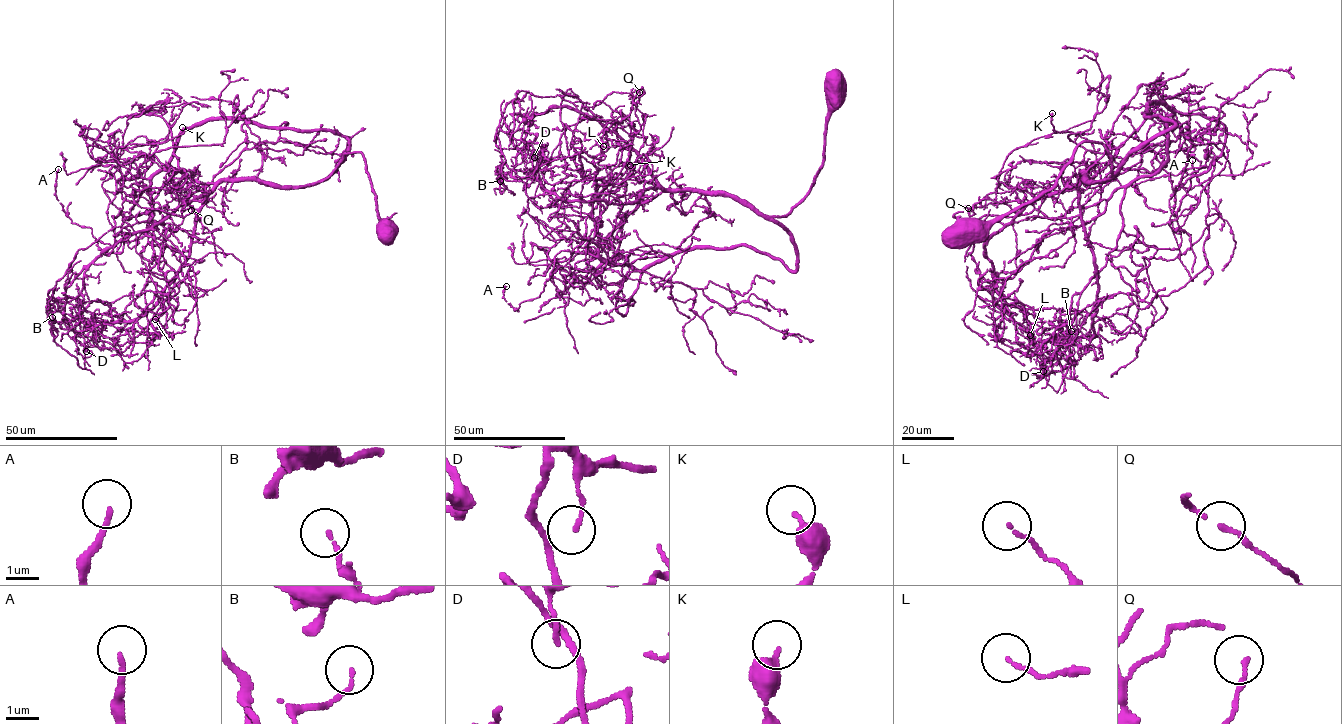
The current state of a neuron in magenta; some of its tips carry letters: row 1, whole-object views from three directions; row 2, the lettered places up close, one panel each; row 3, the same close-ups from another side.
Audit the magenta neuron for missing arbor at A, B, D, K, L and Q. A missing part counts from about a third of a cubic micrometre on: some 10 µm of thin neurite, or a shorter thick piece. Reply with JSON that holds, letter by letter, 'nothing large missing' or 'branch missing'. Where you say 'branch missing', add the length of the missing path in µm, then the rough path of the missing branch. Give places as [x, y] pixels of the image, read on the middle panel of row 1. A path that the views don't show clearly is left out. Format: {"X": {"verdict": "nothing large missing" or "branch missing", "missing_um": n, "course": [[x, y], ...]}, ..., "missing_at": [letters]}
{"A": {"verdict": "branch missing", "missing_um": 40}, "B": {"verdict": "nothing large missing"}, "D": {"verdict": "nothing large missing"}, "K": {"verdict": "nothing large missing"}, "L": {"verdict": "nothing large missing"}, "Q": {"verdict": "nothing large missing"}, "missing_at": ["A"]}

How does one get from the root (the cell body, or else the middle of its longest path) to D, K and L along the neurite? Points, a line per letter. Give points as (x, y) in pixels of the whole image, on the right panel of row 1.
D: (968, 235), (1046, 192), (1081, 143), (1107, 152), (1111, 174), (1079, 186), (1094, 334), (1039, 340), (1043, 371)
K: (968, 235), (1046, 192), (1083, 142), (1103, 145), (1111, 174), (1080, 181), (1109, 180), (1052, 113)
L: (968, 235), (1081, 143), (1107, 152), (1080, 181), (1119, 183), (1106, 209), (1001, 289), (1030, 335)

